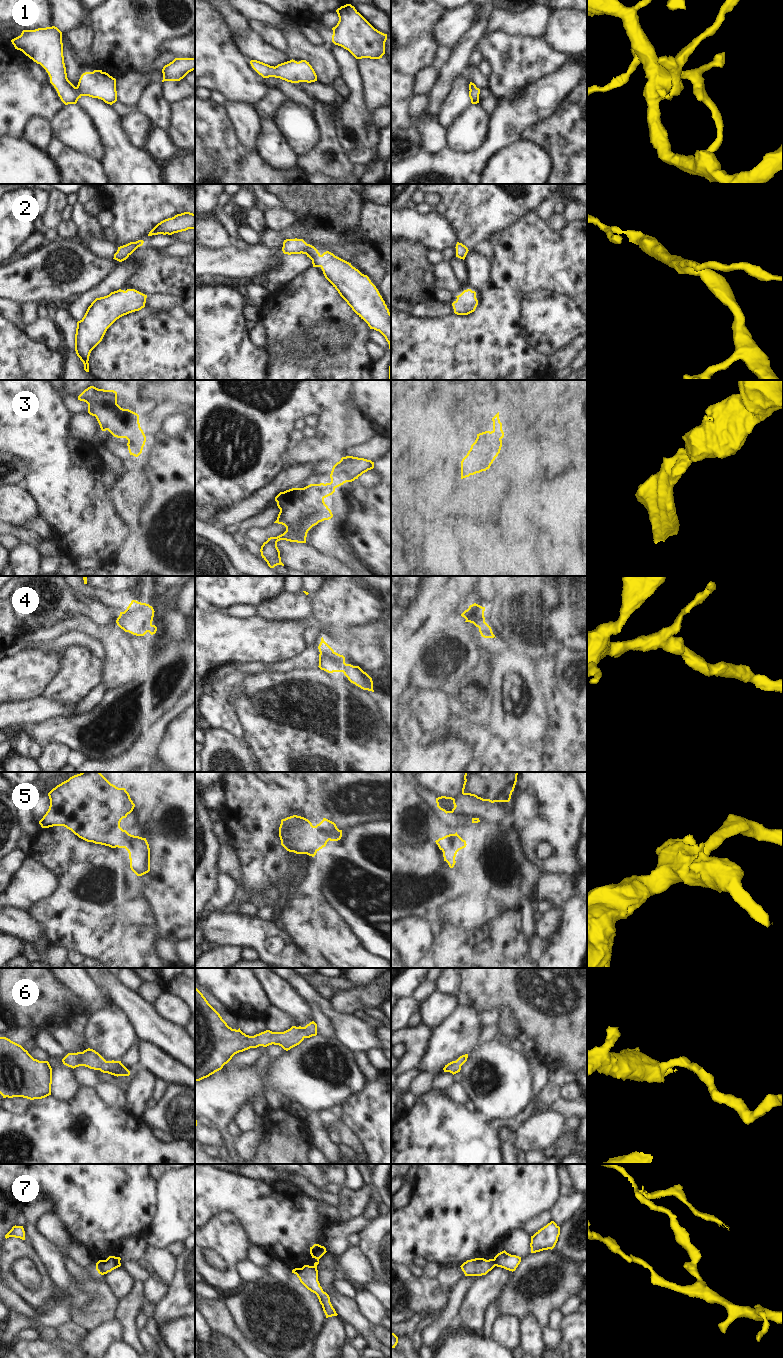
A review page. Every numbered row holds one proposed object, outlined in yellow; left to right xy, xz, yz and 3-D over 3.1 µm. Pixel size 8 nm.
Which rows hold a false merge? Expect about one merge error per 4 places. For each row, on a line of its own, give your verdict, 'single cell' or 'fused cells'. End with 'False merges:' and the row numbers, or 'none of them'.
1: single cell
2: single cell
3: single cell
4: single cell
5: single cell
6: single cell
7: fused cells
False merges: 7

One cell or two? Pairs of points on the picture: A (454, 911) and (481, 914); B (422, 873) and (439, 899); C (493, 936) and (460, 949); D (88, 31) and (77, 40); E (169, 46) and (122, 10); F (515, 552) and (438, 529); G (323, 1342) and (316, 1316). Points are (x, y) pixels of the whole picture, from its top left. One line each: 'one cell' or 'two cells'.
A: one cell
B: one cell
C: one cell
D: one cell
E: two cells
F: two cells
G: two cells

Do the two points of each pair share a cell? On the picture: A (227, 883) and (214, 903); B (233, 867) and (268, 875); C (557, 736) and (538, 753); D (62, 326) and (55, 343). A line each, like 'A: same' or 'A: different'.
A: same
B: different
C: different
D: different

